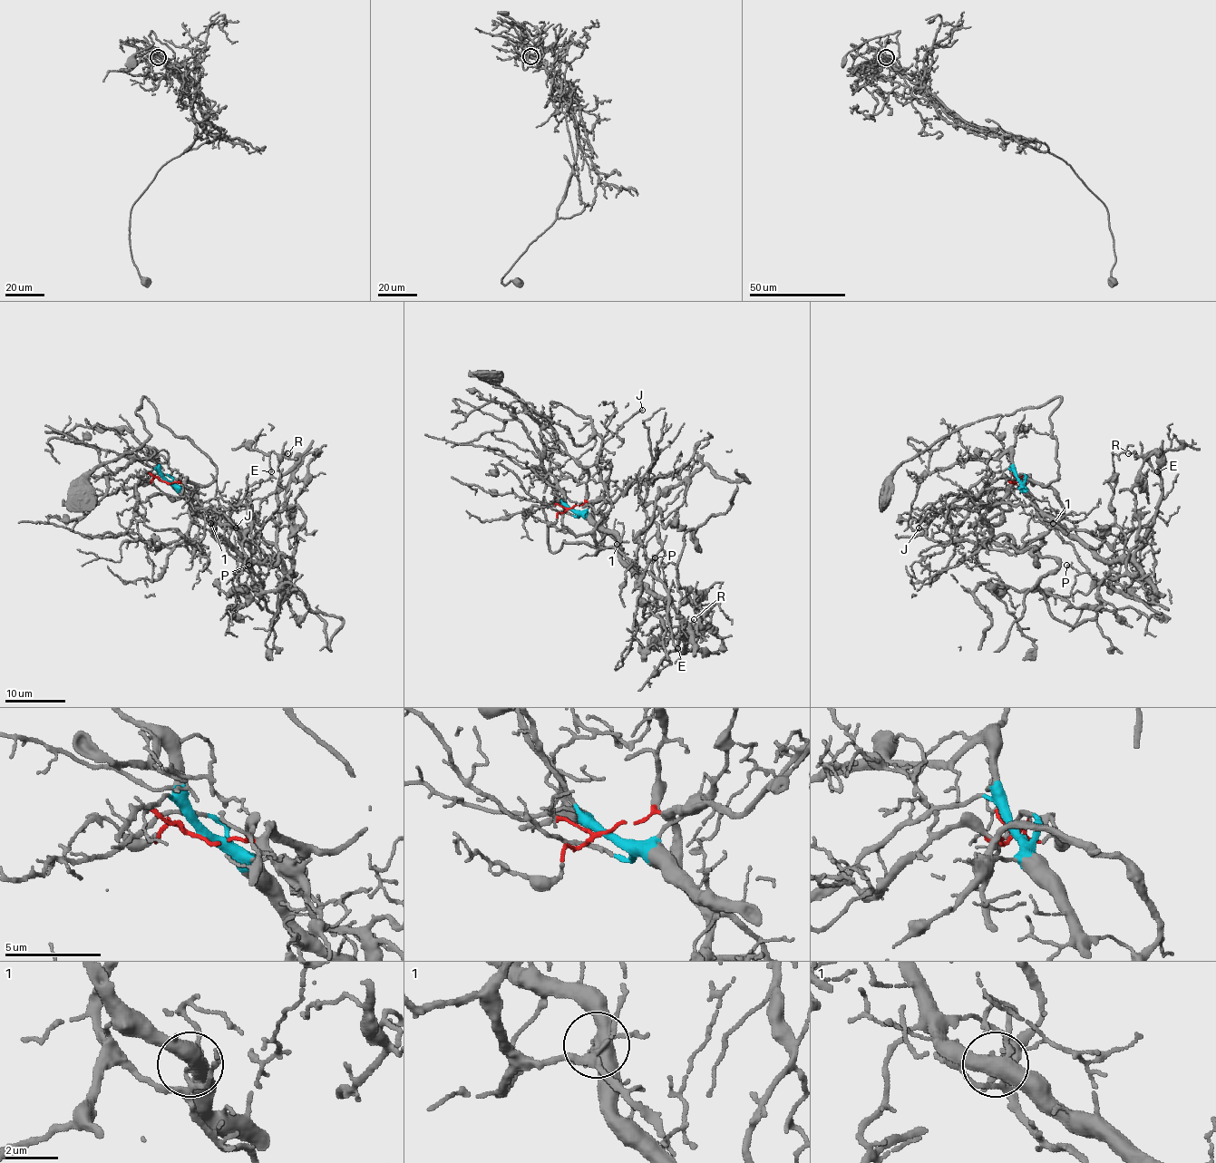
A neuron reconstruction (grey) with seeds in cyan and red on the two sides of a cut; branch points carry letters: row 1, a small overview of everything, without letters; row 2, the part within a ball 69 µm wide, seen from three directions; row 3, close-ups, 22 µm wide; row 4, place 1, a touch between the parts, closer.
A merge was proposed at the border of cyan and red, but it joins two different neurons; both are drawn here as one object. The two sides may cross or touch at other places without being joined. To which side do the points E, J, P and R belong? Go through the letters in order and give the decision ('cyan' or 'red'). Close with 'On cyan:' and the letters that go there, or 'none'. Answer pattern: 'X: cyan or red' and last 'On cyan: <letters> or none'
E: cyan
J: red
P: red
R: cyan
On cyan: E, R

